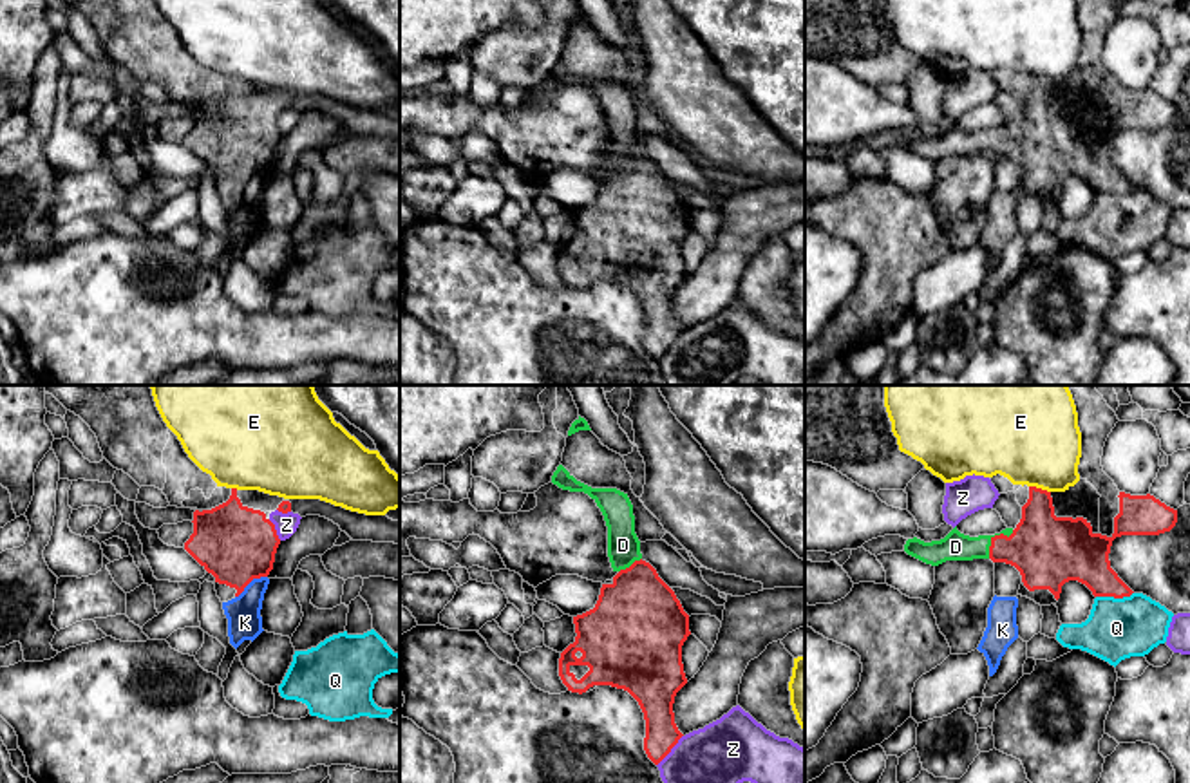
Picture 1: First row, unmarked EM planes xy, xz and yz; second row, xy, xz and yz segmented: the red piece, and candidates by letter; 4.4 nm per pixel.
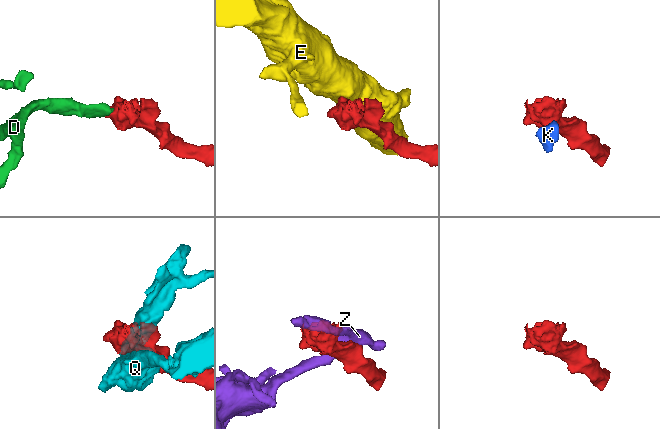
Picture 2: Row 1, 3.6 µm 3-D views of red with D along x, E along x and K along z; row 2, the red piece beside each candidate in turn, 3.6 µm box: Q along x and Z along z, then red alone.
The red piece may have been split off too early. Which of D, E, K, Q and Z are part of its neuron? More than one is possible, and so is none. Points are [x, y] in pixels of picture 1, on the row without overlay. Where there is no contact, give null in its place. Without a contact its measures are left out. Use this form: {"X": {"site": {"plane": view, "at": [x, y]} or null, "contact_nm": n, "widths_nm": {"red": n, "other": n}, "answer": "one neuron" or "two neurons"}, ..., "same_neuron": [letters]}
{"D": {"site": {"plane": "yz", "at": [993, 132]}, "contact_nm": 170, "widths_nm": {"red": 320, "other": 130}, "answer": "one neuron"}, "E": {"site": {"plane": "yz", "at": [1040, 84]}, "contact_nm": 100, "widths_nm": {"red": 280, "other": 360}, "answer": "two neurons"}, "K": {"site": {"plane": "xy", "at": [250, 176]}, "contact_nm": 170, "widths_nm": {"red": 340, "other": 160}, "answer": "one neuron"}, "Q": {"site": {"plane": "yz", "at": [1114, 192]}, "contact_nm": 170, "widths_nm": {"red": 240, "other": 280}, "answer": "two neurons"}, "Z": {"site": {"plane": "xz", "at": [670, 346]}, "contact_nm": 180, "widths_nm": {"red": 160, "other": 340}, "answer": "two neurons"}, "same_neuron": ["D", "K"]}

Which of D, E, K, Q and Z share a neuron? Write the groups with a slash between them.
D K / E / Q / Z

